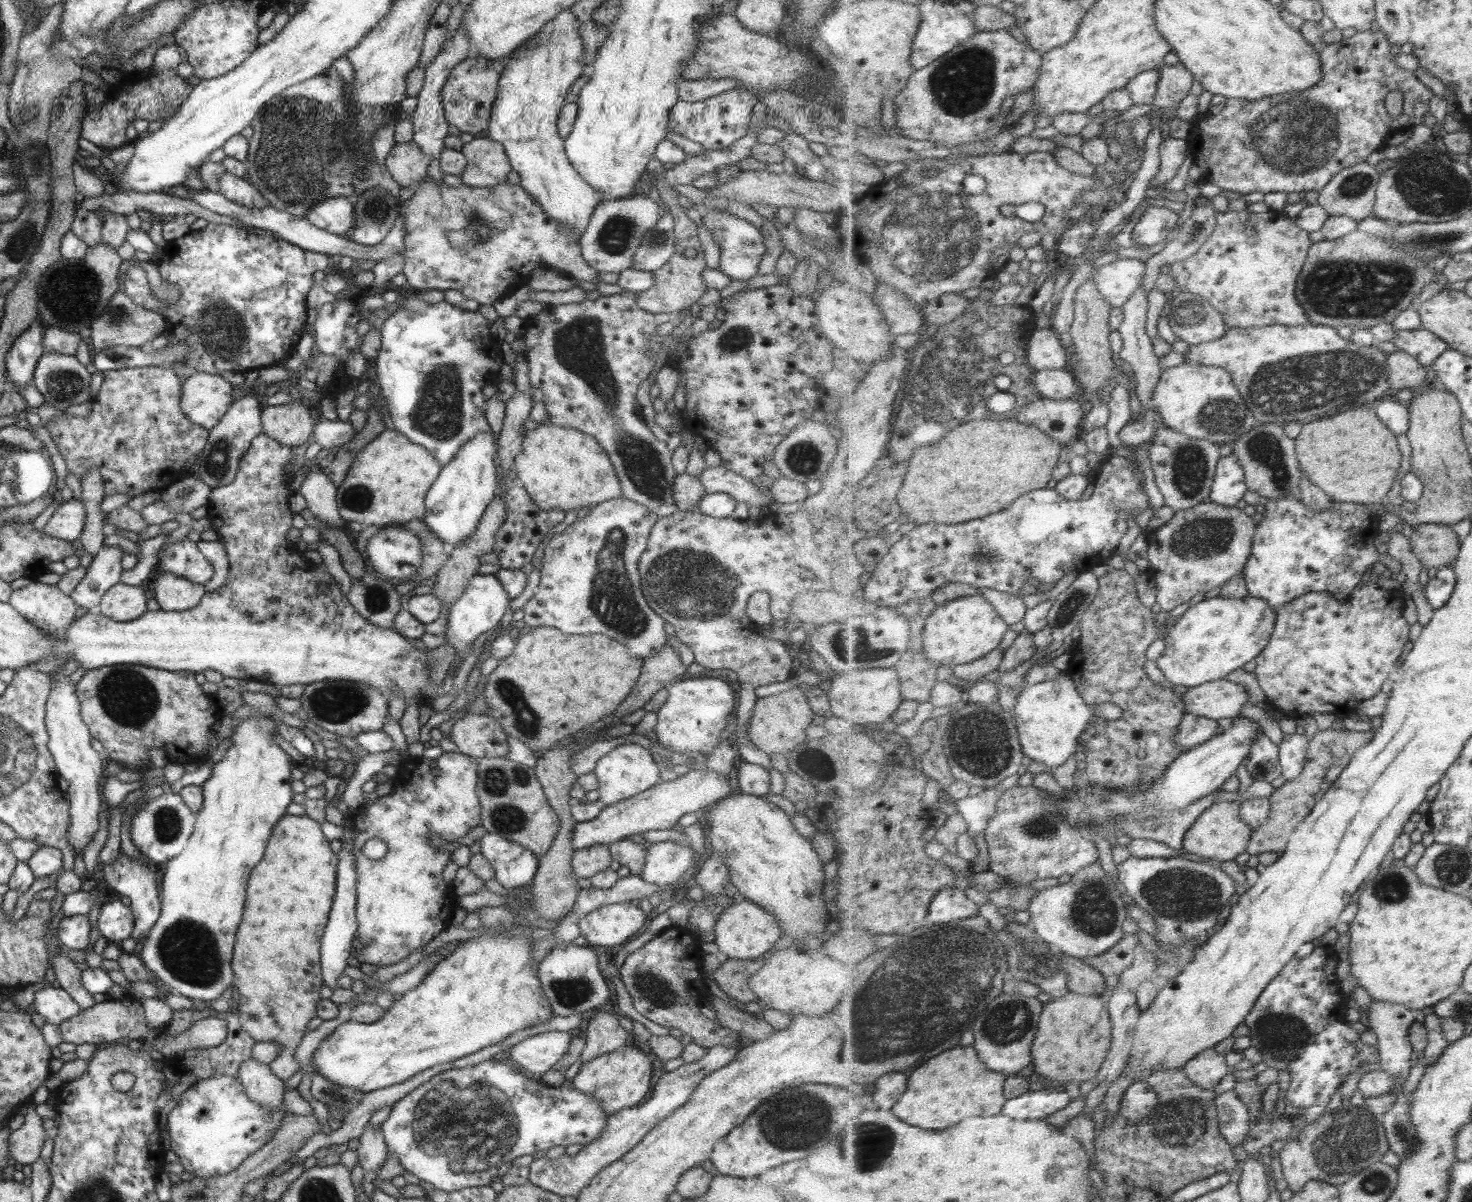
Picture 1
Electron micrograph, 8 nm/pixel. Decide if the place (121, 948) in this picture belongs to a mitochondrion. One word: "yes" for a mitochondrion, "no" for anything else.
no

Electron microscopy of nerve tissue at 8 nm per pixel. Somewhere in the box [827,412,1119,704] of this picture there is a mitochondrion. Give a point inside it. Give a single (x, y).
(983, 553)

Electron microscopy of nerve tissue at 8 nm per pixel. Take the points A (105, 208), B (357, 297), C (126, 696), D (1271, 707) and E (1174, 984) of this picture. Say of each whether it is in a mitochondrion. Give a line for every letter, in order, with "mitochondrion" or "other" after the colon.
A: other
B: other
C: mitochondrion
D: other
E: other

